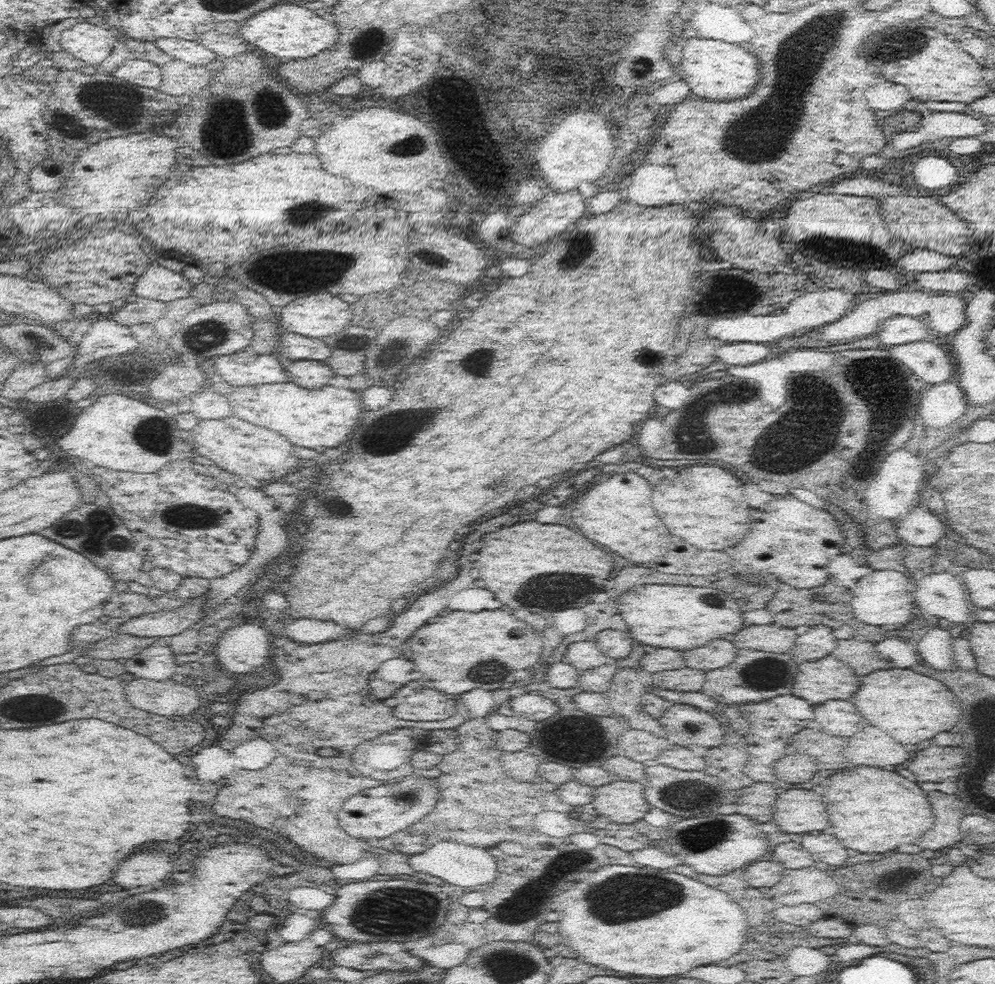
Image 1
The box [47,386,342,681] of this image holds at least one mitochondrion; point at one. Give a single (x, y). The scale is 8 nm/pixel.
(93, 532)

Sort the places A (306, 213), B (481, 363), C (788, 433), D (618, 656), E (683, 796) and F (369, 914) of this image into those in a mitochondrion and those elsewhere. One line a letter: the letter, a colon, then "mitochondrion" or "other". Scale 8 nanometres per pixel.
A: mitochondrion
B: mitochondrion
C: mitochondrion
D: other
E: mitochondrion
F: mitochondrion

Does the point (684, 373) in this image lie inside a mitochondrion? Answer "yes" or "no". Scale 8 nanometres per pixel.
no

